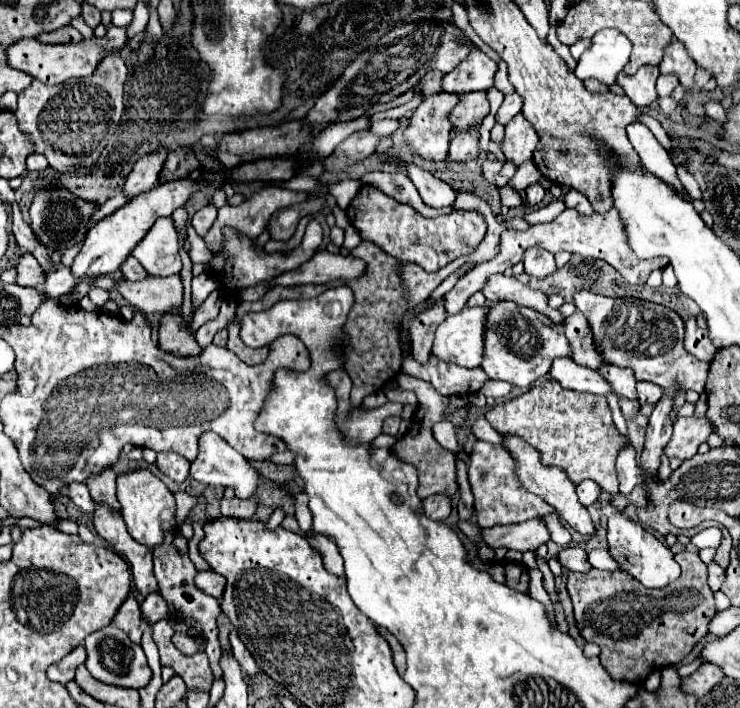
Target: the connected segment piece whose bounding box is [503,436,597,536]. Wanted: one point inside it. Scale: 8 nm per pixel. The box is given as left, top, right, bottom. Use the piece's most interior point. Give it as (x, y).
(552, 484)

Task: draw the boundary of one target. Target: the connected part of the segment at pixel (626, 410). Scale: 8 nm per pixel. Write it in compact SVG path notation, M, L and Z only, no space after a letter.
M615 394L615 396L617 396L617 400L619 400L619 406L621 406L621 412L623 412L625 420L635 418L635 416L637 416L637 412L641 410L639 400L629 400L629 398L623 398L623 396L619 396L619 394Z

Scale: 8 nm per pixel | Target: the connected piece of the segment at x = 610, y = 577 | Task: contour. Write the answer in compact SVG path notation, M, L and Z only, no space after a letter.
M681 552L679 554L681 576L665 586L663 590L649 590L639 580L631 578L631 574L617 570L589 570L585 574L571 572L567 580L567 590L573 600L577 628L587 642L595 642L601 646L601 664L613 678L627 680L631 684L643 684L651 672L657 672L665 666L679 664L685 656L691 654L695 644L707 636L707 624L717 614L713 590L707 584L707 566L701 562L697 552Z

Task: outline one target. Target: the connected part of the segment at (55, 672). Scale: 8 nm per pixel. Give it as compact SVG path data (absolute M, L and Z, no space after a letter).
M81 644L79 648L71 650L61 662L49 666L47 676L49 676L51 680L59 682L59 684L67 684L69 680L75 678L75 670L77 670L77 666L83 664L85 660L87 660L87 650L85 650L85 646Z

